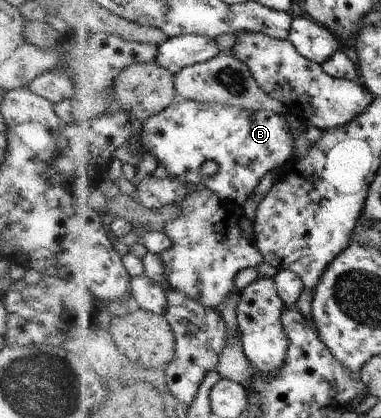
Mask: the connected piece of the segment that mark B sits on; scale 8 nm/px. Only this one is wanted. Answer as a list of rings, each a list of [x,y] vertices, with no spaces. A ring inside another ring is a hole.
[[[186,98],[178,99],[164,112],[150,117],[141,124],[139,131],[142,151],[154,154],[158,164],[164,165],[170,176],[192,185],[206,184],[226,201],[234,201],[241,206],[250,200],[249,196],[256,192],[268,172],[283,167],[292,158],[296,144],[285,116],[277,112],[240,109],[218,103],[188,101]],[[210,161],[217,162],[220,166],[216,176],[208,177],[204,174],[204,165]]]

